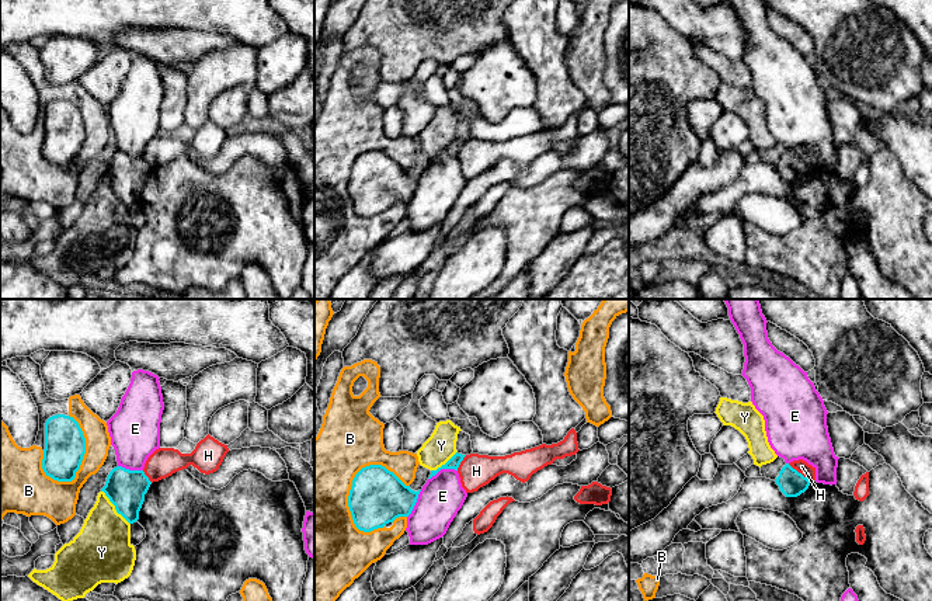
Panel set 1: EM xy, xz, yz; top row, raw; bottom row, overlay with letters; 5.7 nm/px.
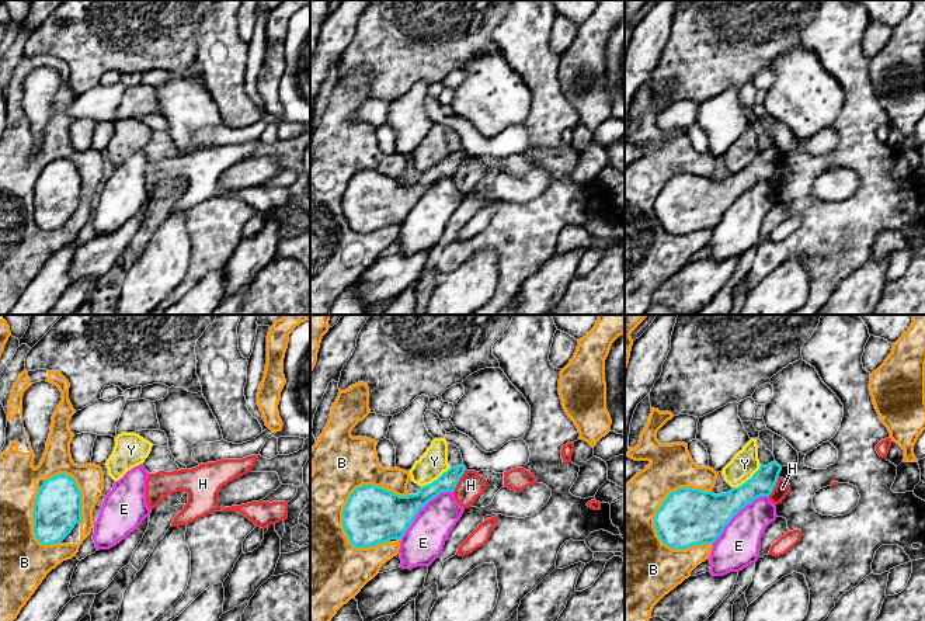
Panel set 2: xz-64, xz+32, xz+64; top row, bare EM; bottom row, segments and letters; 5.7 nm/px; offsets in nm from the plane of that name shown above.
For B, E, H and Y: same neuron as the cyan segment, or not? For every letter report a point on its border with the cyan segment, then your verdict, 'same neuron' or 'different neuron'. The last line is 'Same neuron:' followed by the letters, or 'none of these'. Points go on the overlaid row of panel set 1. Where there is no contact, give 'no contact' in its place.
B: contact xz (357, 473); different neuron
E: contact xz (442, 468); different neuron
H: contact yz (797, 472); different neuron
Y: contact xy (115, 507); different neuron
Same neuron: none of these

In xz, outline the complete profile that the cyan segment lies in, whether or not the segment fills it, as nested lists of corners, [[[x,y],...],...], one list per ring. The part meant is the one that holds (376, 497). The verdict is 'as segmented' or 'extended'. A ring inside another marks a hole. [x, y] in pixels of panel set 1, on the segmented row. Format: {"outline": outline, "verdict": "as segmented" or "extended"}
{"outline": [[[382,465],[362,468],[354,477],[348,496],[348,507],[355,527],[359,531],[371,532],[383,528],[399,517],[408,517],[417,503],[421,490],[414,491],[406,486],[393,472]]], "verdict": "as segmented"}

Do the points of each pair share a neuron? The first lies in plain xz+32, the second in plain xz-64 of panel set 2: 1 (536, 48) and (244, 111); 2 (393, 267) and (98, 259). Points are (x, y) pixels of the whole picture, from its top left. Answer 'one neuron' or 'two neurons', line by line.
1: one neuron
2: one neuron

